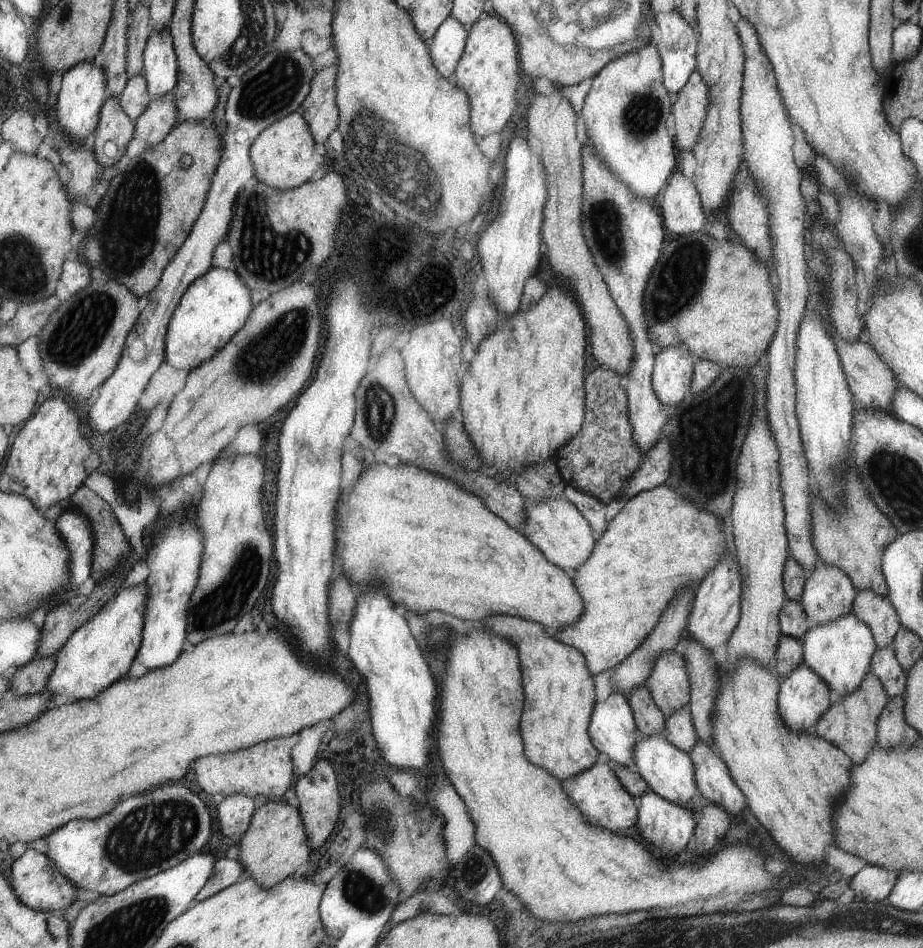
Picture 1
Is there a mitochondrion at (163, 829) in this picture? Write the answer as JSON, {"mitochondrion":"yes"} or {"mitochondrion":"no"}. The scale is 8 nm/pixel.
{"mitochondrion":"yes"}

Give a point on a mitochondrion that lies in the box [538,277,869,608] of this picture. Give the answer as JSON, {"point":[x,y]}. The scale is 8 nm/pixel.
{"point":[705,443]}

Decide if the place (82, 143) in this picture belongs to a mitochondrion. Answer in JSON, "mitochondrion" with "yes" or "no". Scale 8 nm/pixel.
{"mitochondrion":"no"}

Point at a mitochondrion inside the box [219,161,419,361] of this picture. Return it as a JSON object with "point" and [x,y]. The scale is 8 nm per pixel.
{"point":[259,238]}

